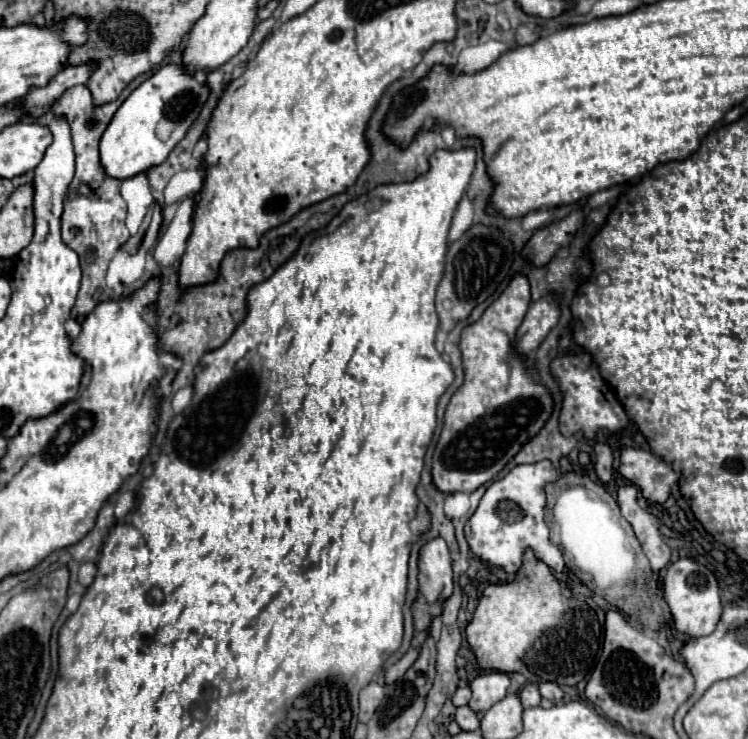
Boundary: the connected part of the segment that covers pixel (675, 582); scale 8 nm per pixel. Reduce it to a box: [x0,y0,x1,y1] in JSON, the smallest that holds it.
[664,559,722,637]

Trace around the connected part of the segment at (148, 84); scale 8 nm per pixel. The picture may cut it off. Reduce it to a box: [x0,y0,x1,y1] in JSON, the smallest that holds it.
[100,63,210,179]

